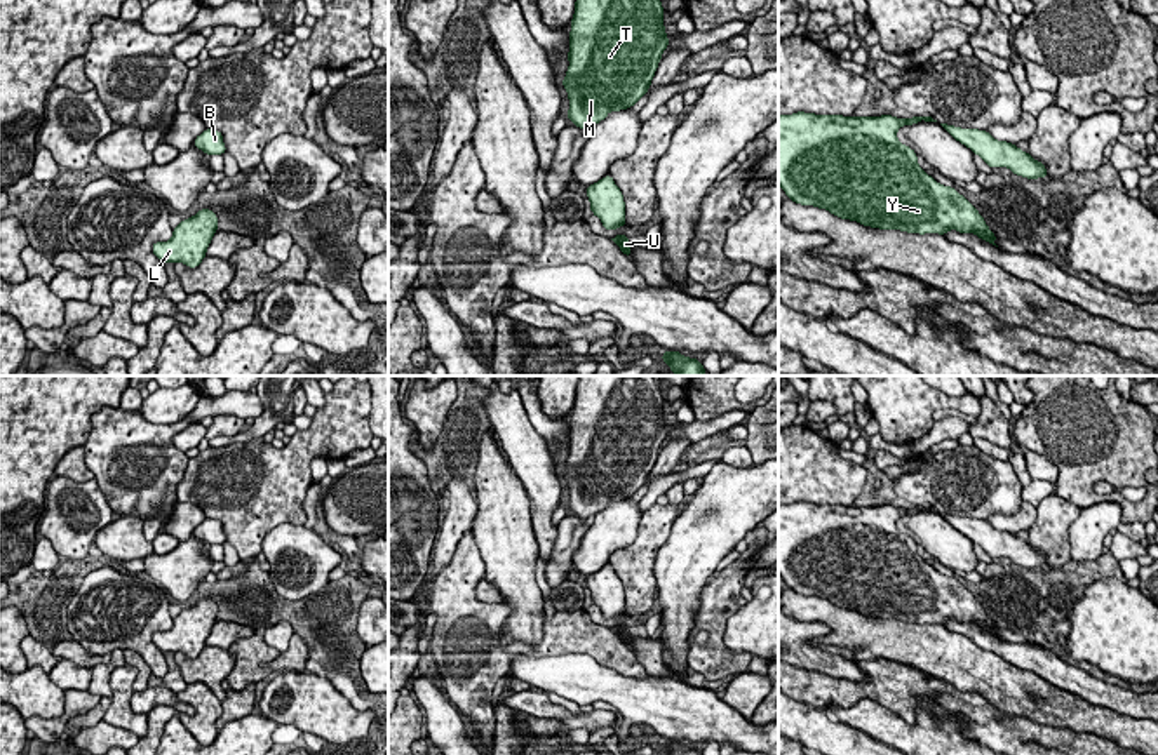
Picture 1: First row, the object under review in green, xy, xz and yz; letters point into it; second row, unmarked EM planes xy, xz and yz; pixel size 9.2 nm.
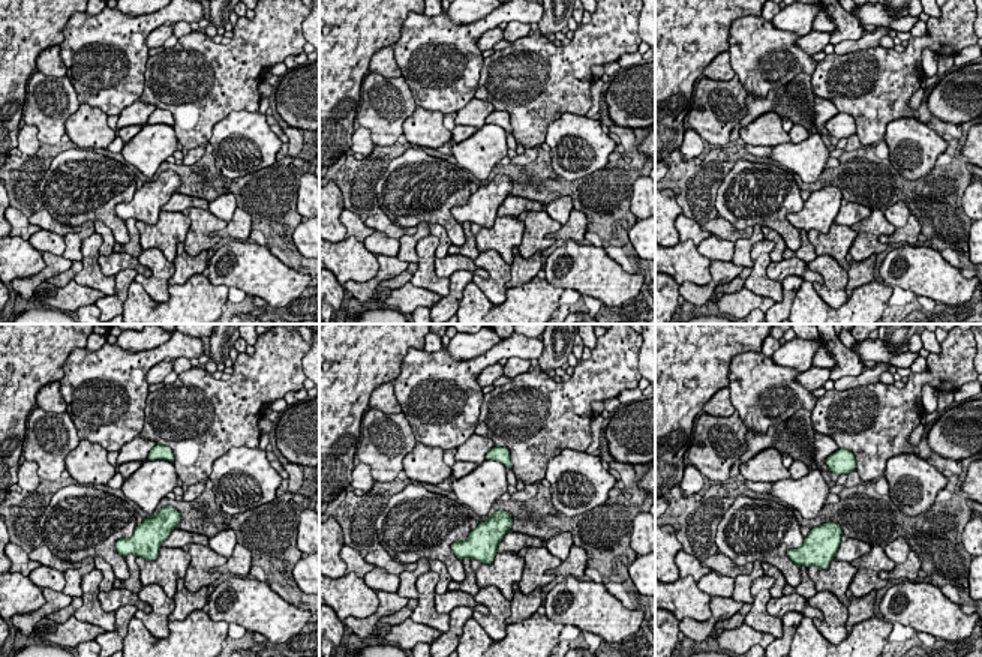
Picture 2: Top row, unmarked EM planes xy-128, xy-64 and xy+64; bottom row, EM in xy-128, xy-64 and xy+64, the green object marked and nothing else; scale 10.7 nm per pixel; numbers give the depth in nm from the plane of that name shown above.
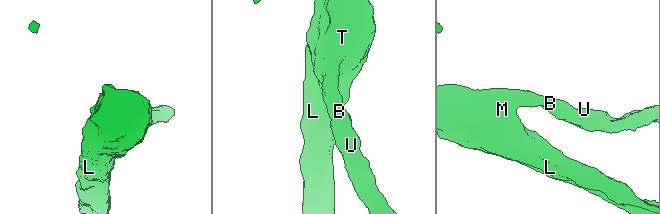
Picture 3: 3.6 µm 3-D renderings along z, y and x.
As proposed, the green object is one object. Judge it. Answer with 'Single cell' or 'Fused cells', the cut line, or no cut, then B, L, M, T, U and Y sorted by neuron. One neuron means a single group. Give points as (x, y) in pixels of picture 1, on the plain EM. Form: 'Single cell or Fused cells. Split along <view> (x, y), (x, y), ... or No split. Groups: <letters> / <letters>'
Single cell. No split. Groups: B L M T U Y

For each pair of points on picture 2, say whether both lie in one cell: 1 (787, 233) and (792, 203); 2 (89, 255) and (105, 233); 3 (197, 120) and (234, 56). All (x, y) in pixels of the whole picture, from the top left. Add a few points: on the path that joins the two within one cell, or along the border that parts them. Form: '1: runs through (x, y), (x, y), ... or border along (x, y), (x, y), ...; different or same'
1: runs through (783, 225), (784, 210); same
2: border along (96, 231), (101, 237), (101, 254); different
3: runs through (204, 104), (212, 96), (212, 89), (228, 72); same

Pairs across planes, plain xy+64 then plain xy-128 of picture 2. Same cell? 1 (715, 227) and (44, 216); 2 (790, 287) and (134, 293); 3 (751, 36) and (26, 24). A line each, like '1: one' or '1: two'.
1: one
2: two
3: two

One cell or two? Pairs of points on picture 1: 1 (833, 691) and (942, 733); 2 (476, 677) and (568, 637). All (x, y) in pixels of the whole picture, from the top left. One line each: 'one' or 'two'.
1: two
2: one

